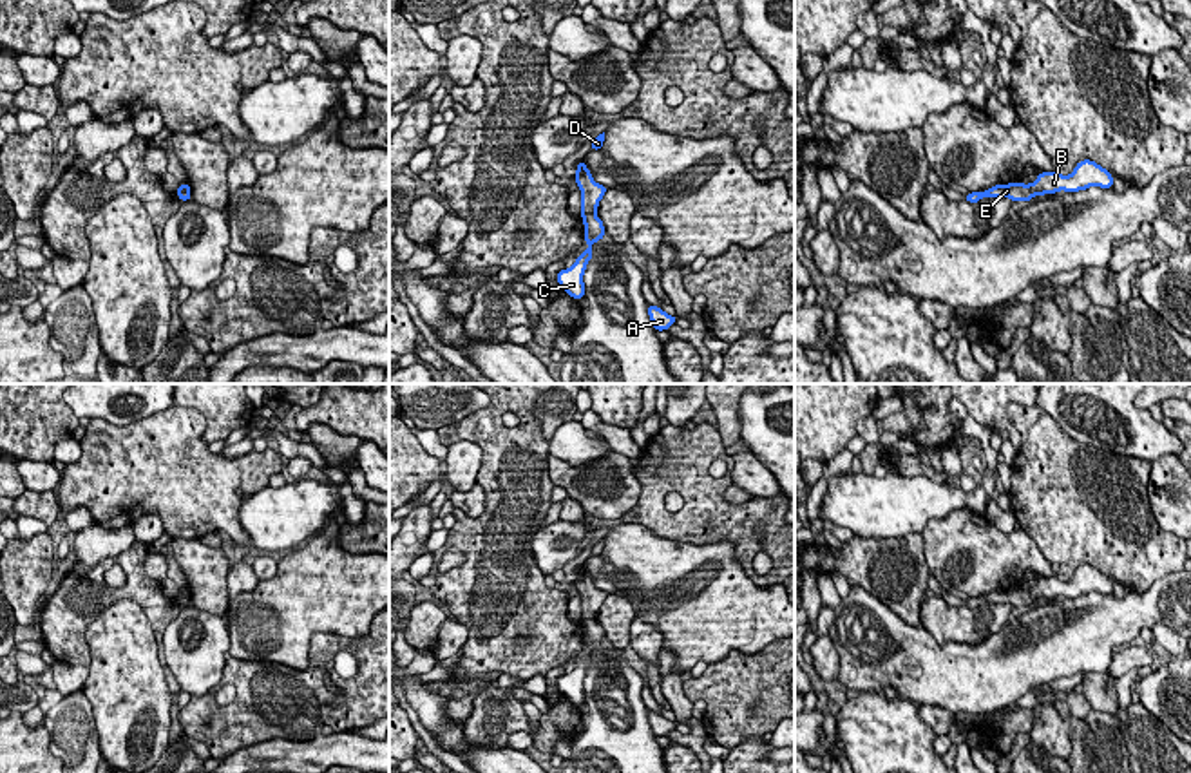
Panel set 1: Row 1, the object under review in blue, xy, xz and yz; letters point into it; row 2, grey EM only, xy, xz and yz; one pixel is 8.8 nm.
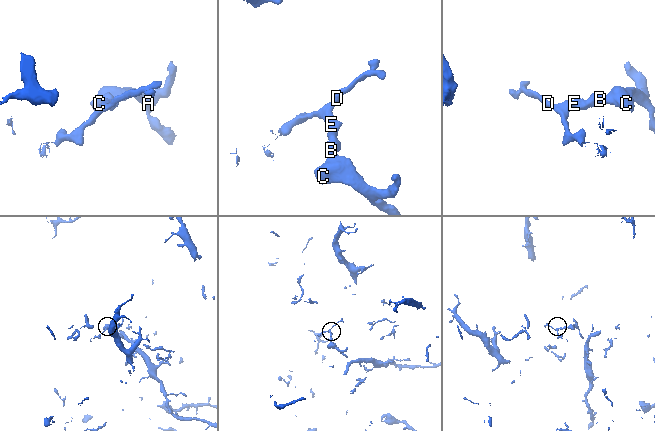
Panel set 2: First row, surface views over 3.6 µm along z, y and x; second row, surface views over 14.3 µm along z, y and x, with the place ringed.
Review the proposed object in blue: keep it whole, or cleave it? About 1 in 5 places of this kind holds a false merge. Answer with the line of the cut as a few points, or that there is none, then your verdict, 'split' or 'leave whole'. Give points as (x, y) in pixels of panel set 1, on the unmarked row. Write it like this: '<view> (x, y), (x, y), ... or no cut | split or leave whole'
no cut | leave whole

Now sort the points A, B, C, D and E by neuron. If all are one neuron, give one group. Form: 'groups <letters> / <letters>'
groups A B C D E

